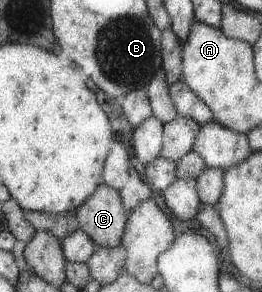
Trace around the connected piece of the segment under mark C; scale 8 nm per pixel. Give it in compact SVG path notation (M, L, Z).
M98 186L74 211L79 229L97 245L113 248L121 243L130 212L118 189Z

